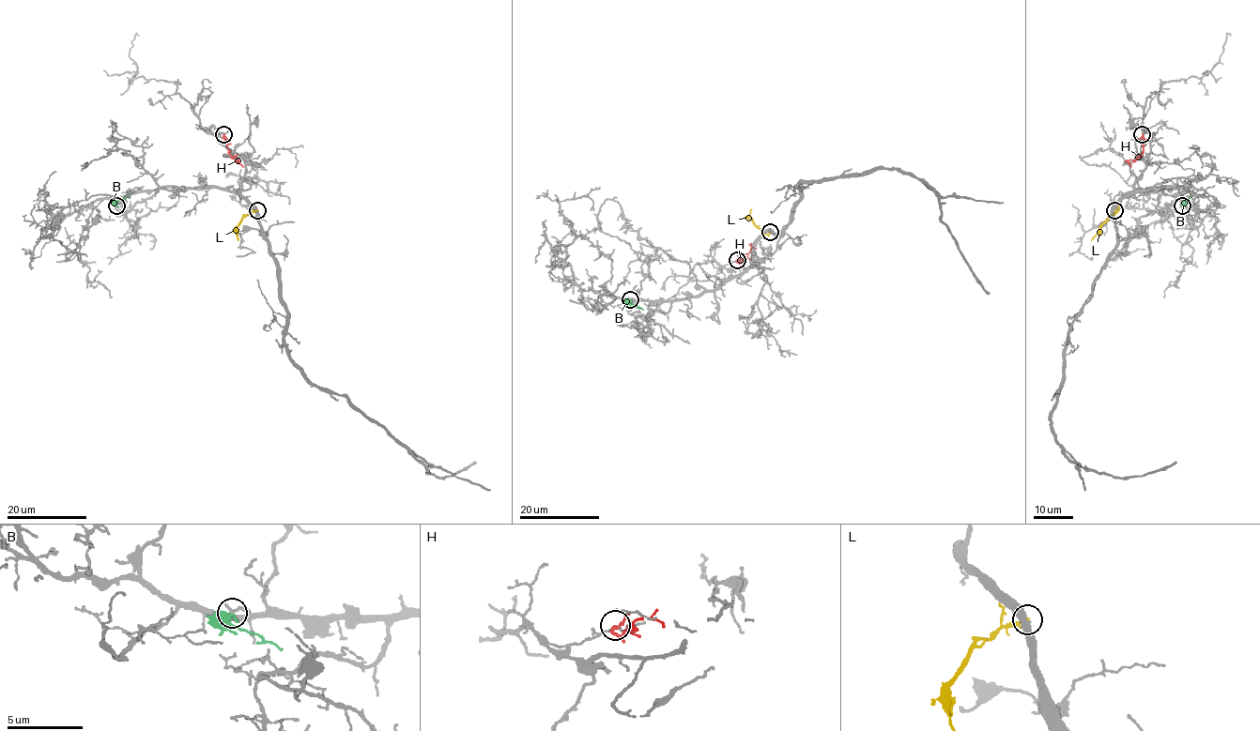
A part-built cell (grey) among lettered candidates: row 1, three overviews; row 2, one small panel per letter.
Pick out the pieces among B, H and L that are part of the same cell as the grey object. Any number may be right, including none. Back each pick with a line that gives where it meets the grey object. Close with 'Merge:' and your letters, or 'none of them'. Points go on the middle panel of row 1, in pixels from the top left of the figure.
Merge: none of them

